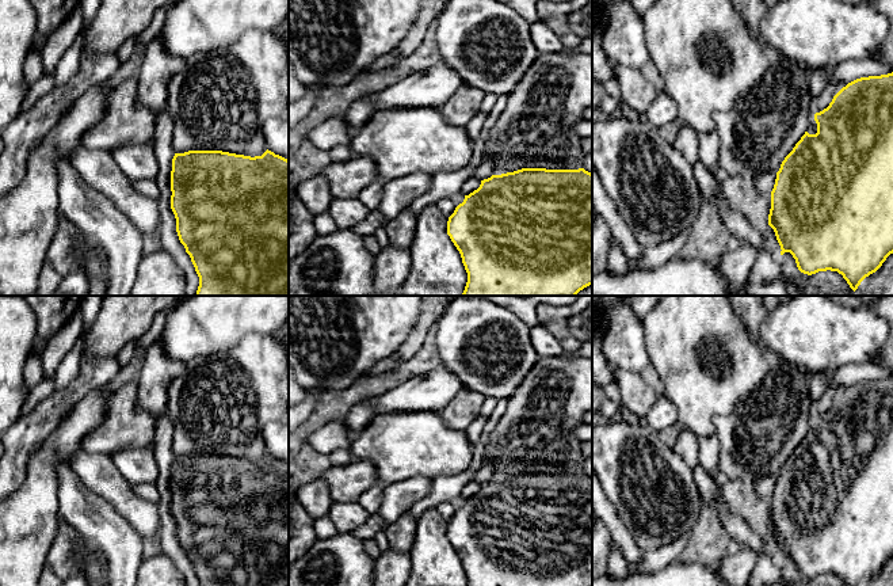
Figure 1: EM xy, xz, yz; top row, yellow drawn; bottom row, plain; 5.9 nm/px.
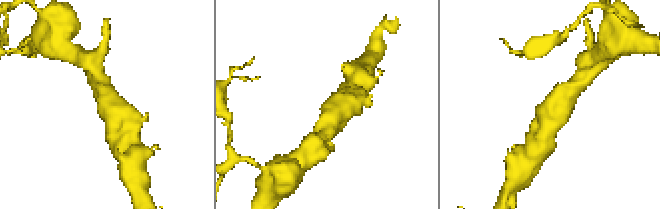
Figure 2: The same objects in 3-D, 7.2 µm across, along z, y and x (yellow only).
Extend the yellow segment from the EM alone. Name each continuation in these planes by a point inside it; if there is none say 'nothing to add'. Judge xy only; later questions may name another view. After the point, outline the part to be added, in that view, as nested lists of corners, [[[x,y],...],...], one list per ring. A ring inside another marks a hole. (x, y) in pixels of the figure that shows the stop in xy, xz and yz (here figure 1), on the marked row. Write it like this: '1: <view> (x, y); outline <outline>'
nothing to add

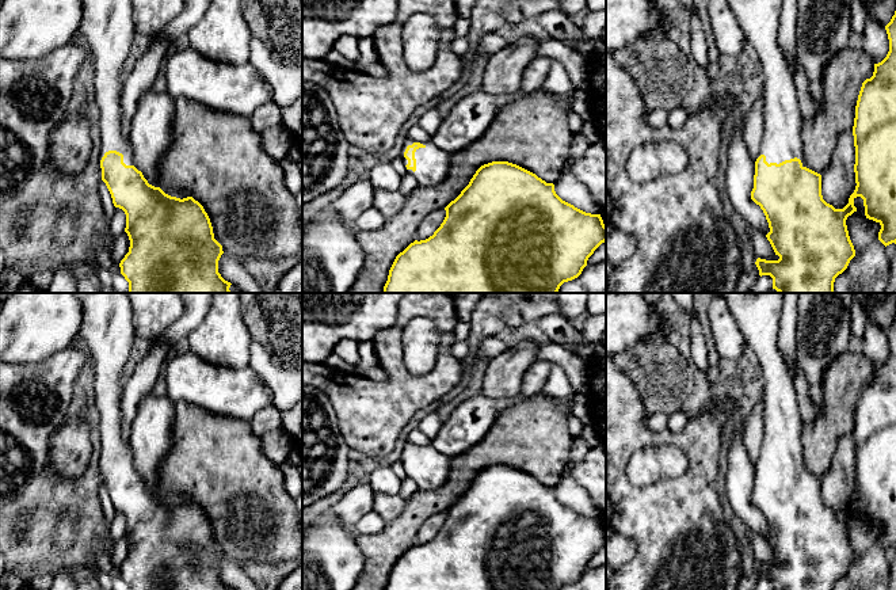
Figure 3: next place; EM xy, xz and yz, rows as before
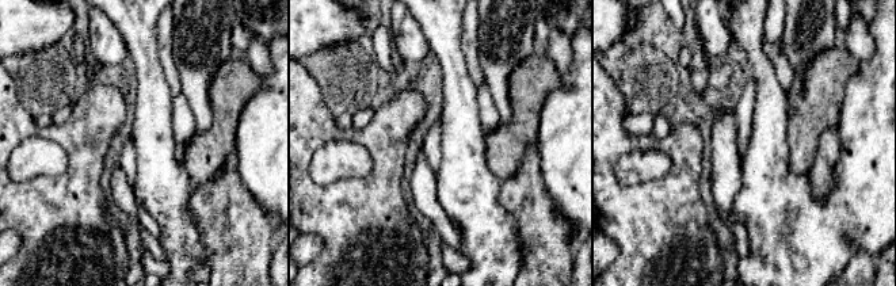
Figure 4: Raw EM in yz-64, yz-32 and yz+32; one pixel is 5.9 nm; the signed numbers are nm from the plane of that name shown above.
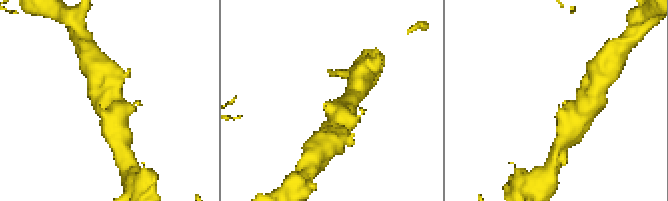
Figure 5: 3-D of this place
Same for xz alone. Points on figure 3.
1: xz (433, 164); outline [[[432,141],[422,144],[424,146],[415,152],[416,171],[407,170],[407,172],[415,178],[419,187],[432,187],[447,176],[451,155],[438,148]]]

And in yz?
1: yz (781, 140); outline [[[728,0],[741,30],[747,43],[755,50],[756,56],[759,57],[759,62],[762,66],[762,90],[763,90],[763,133],[762,133],[762,142],[759,148],[759,156],[765,155],[766,161],[770,163],[782,163],[790,159],[800,159],[802,167],[805,165],[804,161],[804,138],[801,136],[801,127],[804,119],[800,114],[798,99],[797,99],[797,88],[794,84],[793,75],[788,66],[786,58],[783,52],[778,45],[778,26],[779,26],[779,14],[781,14],[781,4],[782,0]]]

